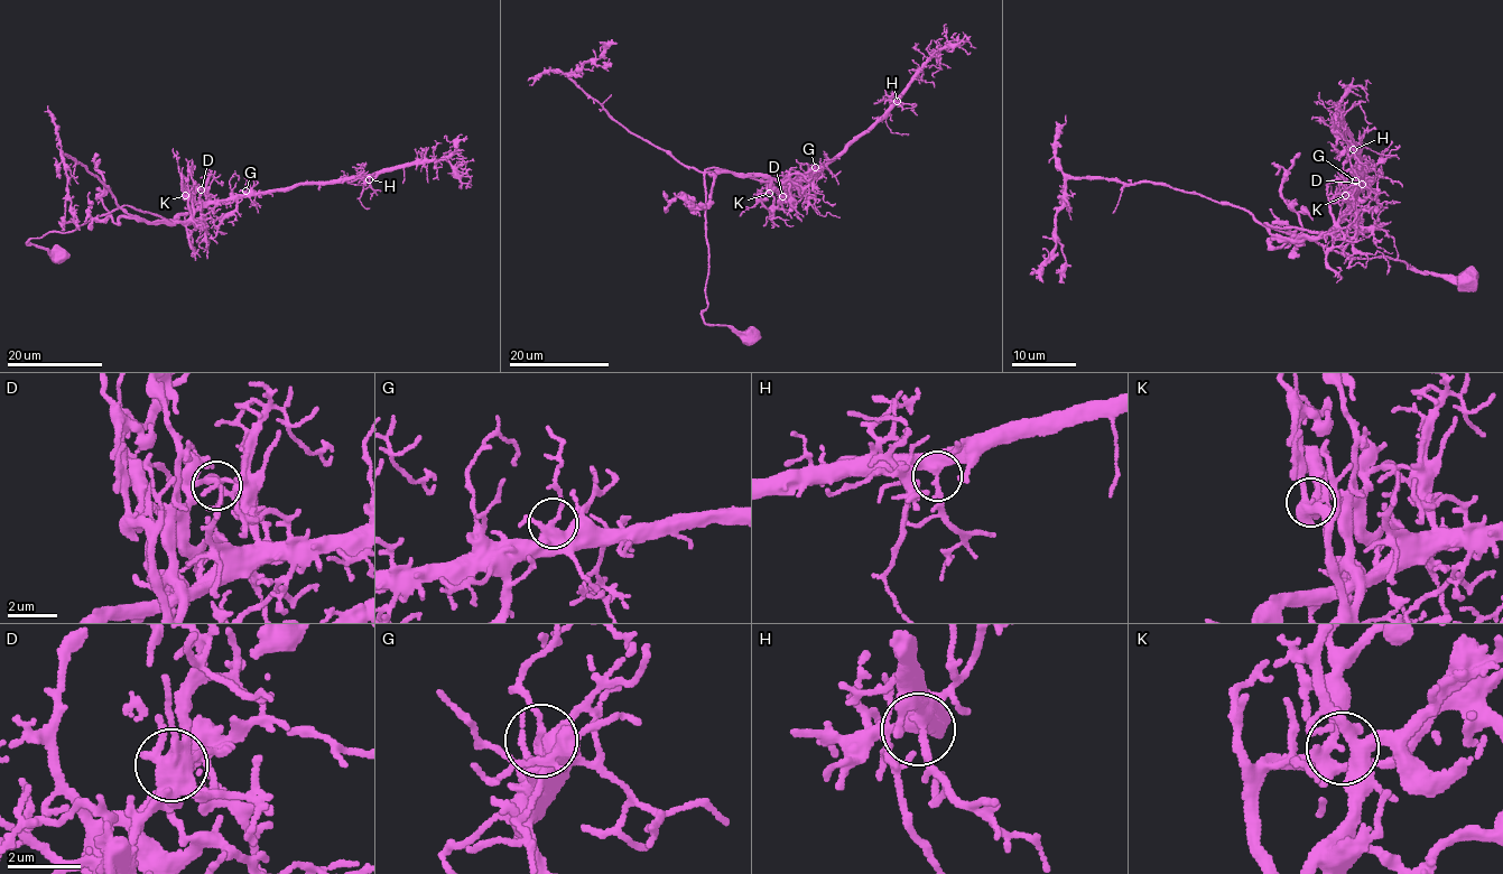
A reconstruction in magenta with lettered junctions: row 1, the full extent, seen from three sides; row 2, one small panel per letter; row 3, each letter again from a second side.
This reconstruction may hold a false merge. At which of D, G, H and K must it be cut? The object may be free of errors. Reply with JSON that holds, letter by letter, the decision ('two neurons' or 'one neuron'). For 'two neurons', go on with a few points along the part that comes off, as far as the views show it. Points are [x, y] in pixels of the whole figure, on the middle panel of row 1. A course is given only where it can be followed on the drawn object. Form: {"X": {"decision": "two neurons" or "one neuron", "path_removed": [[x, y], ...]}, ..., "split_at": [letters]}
{"D": {"decision": "two neurons", "path_removed": [[782, 195], [792, 187], [773, 188], [769, 178], [757, 174], [687, 167], [612, 120], [568, 76], [617, 44]]}, "G": {"decision": "one neuron"}, "H": {"decision": "one neuron"}, "K": {"decision": "one neuron"}, "split_at": ["D"]}

